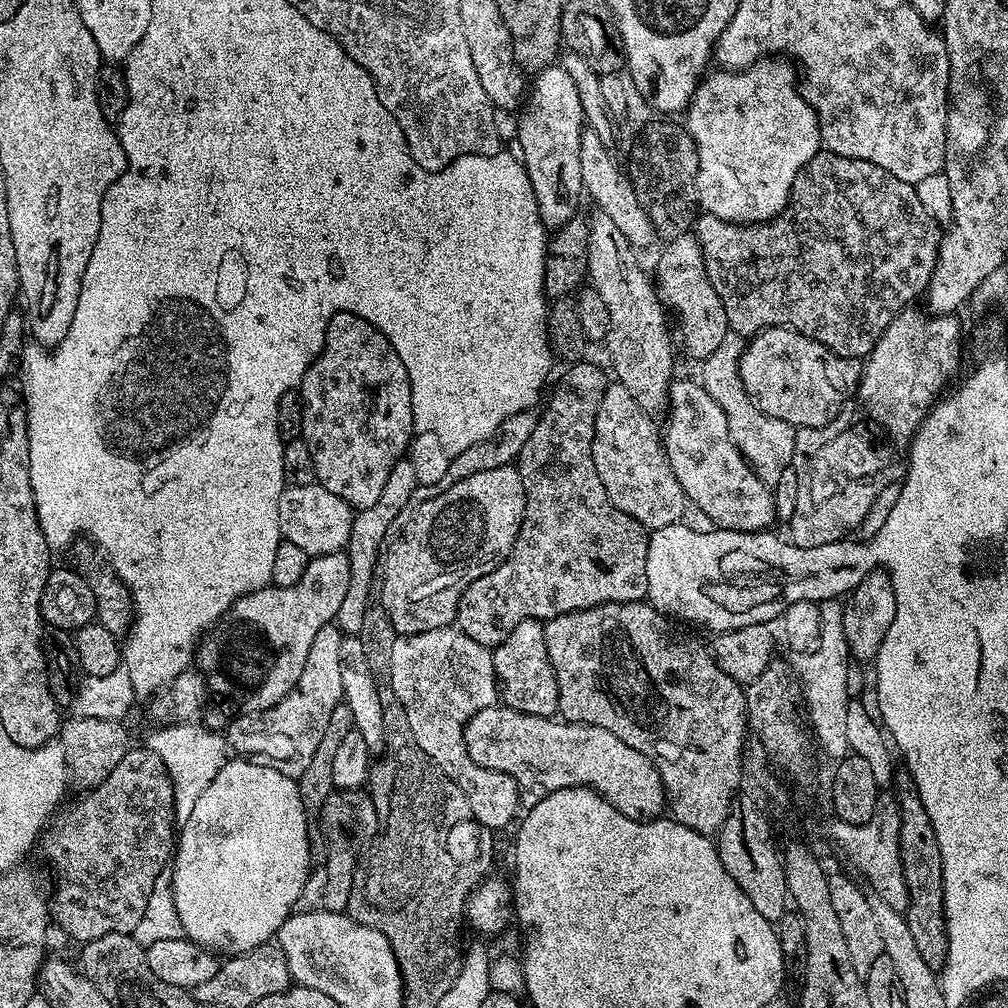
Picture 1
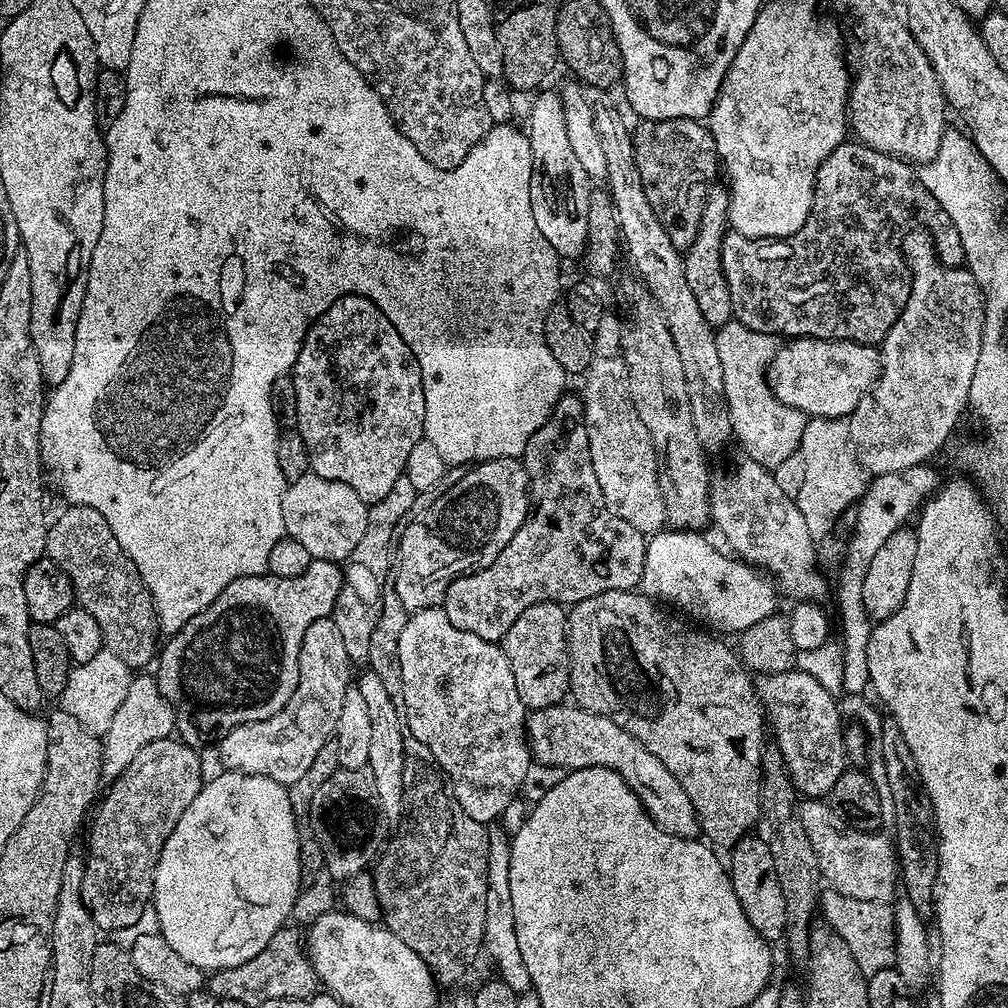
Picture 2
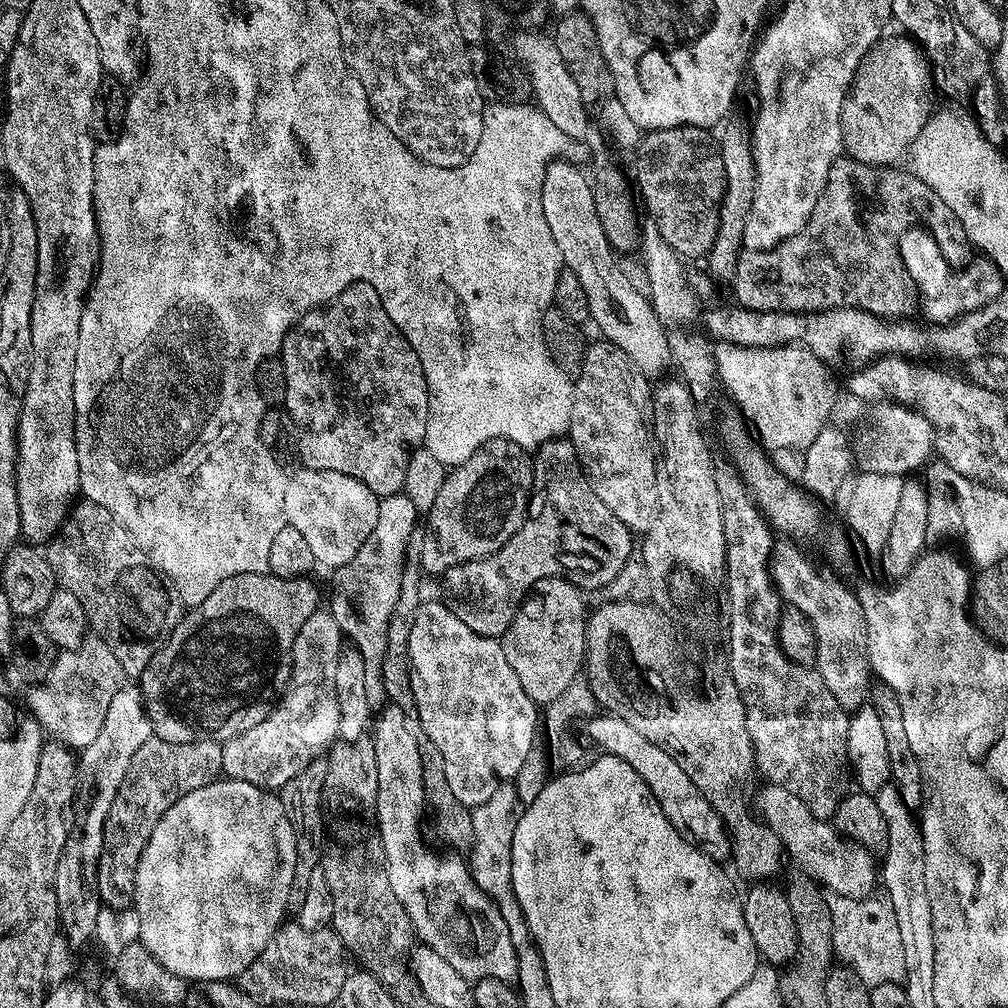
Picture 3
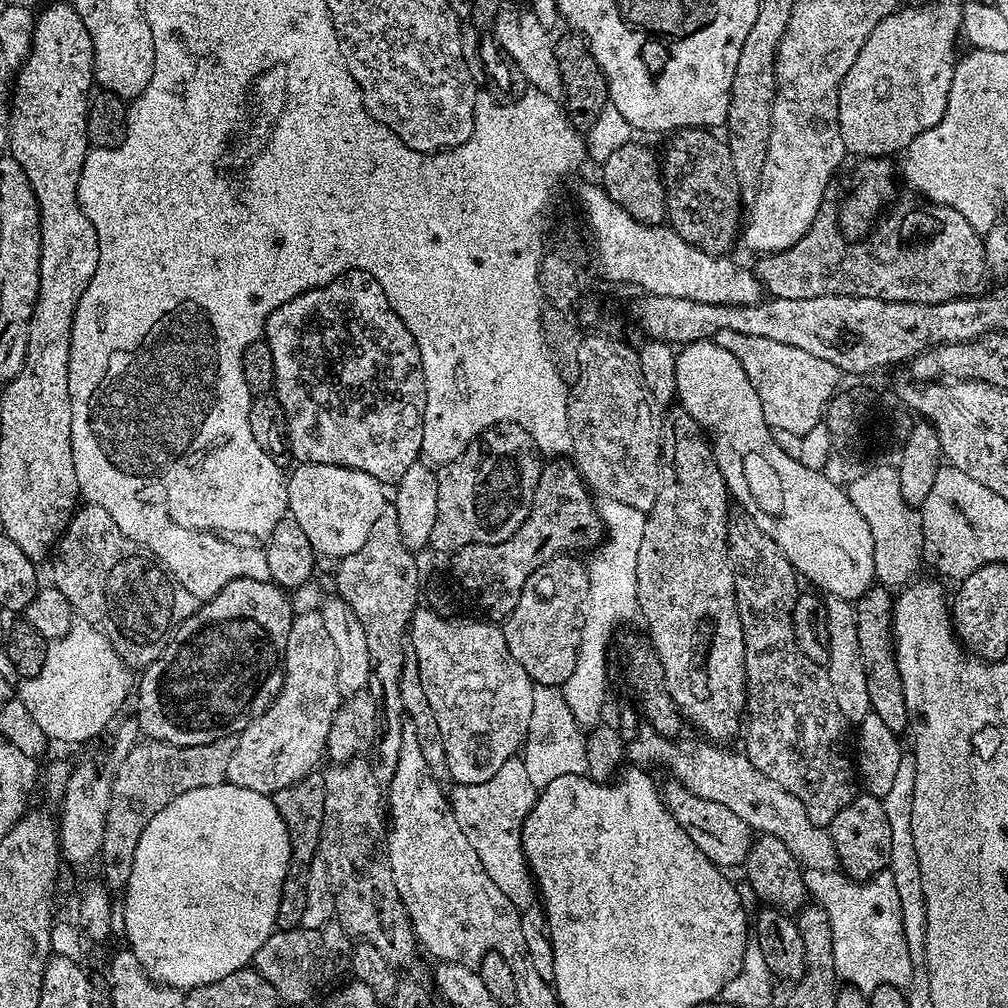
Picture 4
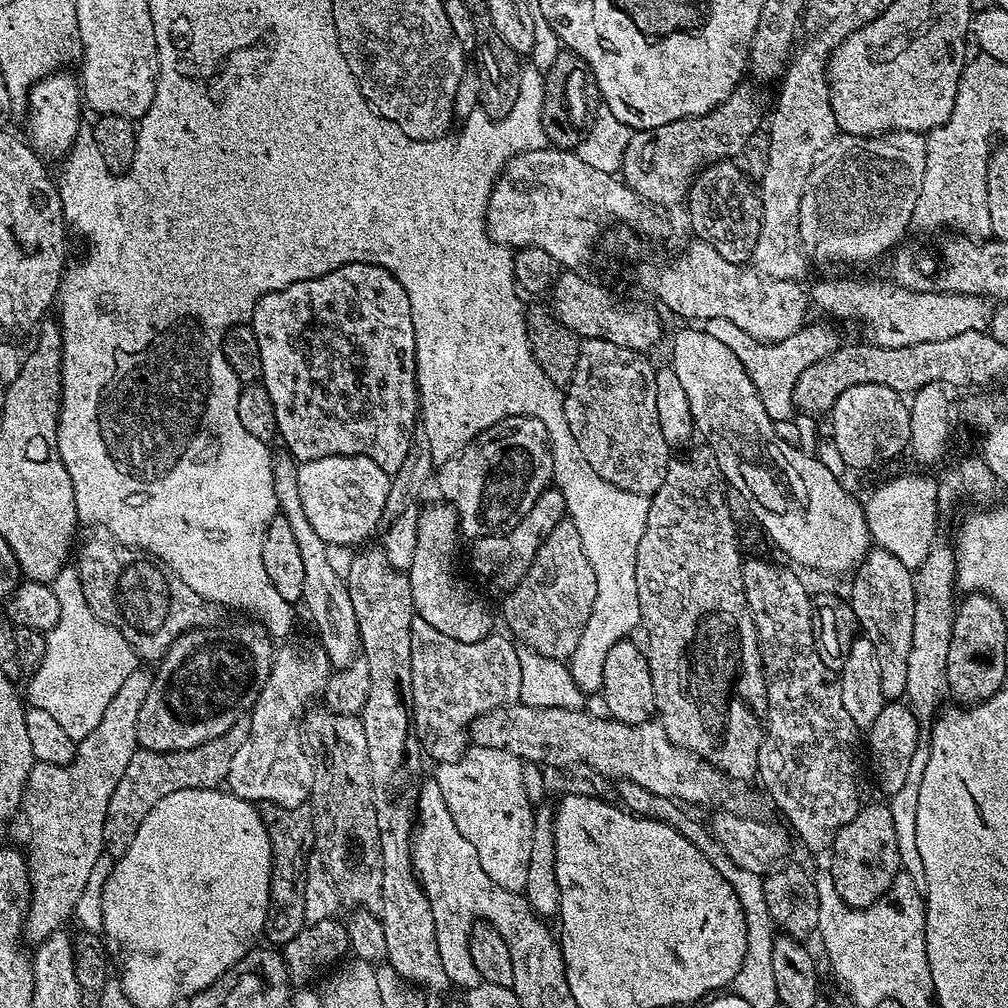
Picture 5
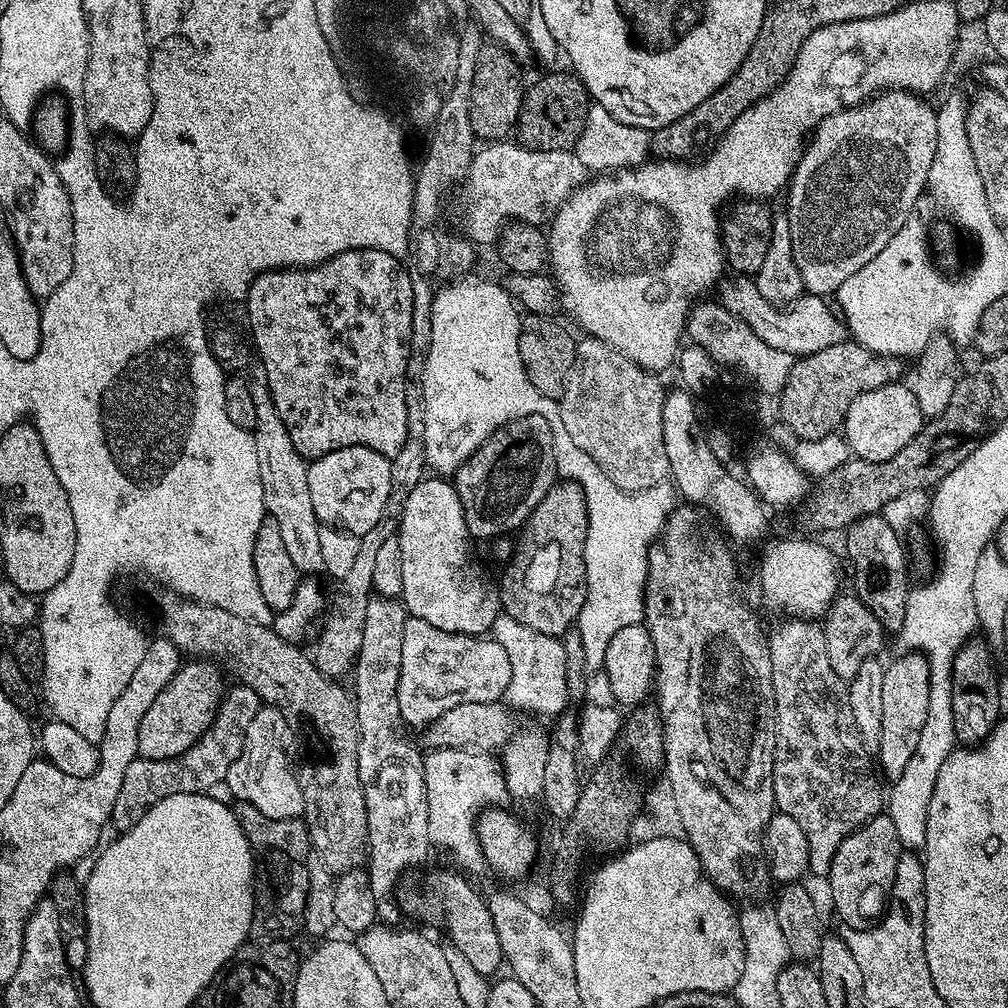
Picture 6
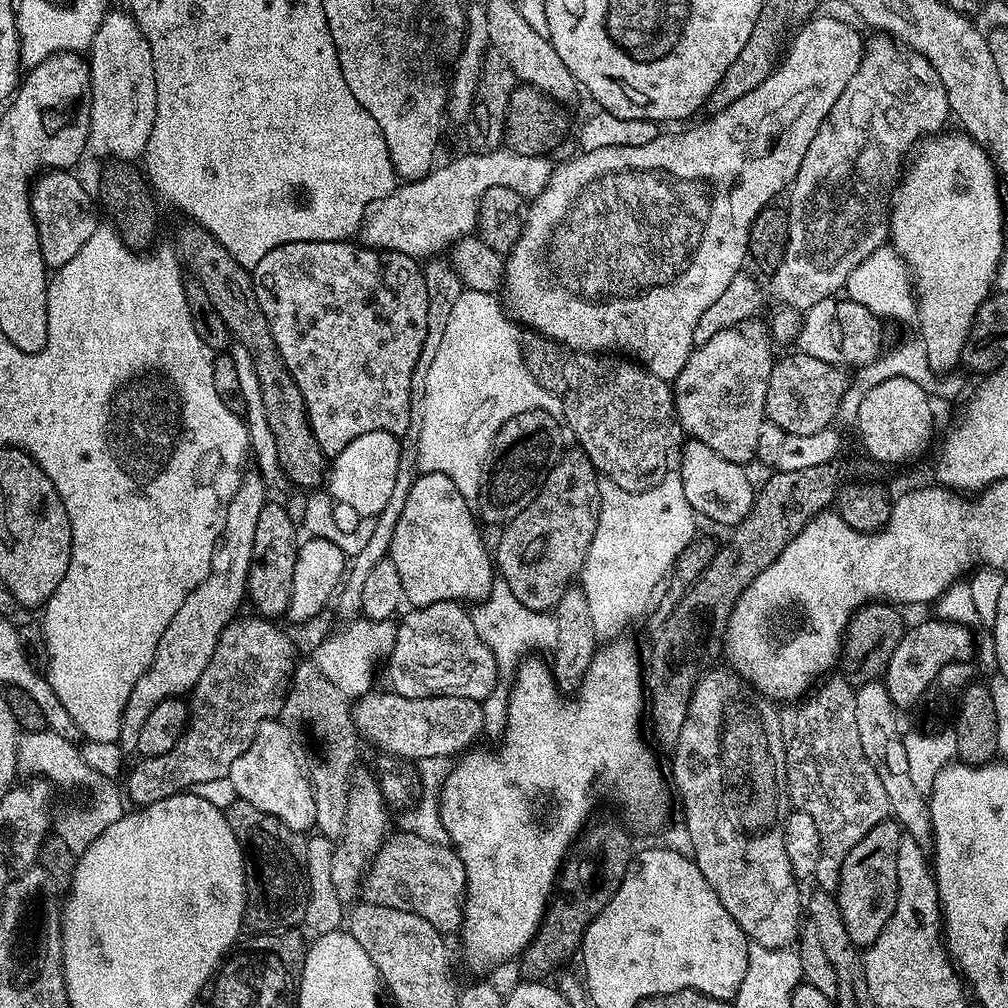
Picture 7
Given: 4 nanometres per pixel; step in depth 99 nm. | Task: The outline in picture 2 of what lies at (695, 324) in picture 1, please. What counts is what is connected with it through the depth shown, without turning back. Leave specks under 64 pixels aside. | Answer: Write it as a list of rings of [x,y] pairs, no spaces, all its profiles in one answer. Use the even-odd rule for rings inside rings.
[[[713,187],[705,198],[705,208],[702,210],[701,224],[694,237],[694,242],[683,253],[684,274],[690,290],[694,292],[694,299],[698,302],[698,310],[713,330],[721,328],[733,319],[730,290],[726,286],[724,271],[720,262],[722,252],[722,238],[729,231],[728,223],[728,193],[723,187]]]

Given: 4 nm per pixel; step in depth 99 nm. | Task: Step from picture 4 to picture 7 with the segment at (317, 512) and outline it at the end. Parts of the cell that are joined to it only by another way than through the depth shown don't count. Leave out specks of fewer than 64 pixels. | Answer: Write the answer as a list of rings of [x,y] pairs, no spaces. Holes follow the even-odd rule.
[[[382,430],[362,434],[362,438],[354,438],[350,446],[331,457],[326,473],[327,493],[337,505],[345,504],[350,511],[357,512],[357,517],[378,517],[386,502],[390,502],[390,494],[394,494],[401,447],[401,437]]]

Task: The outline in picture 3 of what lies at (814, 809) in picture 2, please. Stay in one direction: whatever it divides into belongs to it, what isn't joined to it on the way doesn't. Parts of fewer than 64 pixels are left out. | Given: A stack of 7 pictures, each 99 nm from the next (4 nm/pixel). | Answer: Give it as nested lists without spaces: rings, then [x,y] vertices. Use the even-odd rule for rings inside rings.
[[[765,784],[755,804],[758,815],[770,826],[770,830],[774,830],[774,834],[778,834],[791,863],[793,860],[803,875],[812,877],[817,884],[836,894],[860,894],[863,888],[872,888],[875,884],[877,887],[878,864],[872,861],[875,860],[873,853],[859,848],[851,840],[845,840],[829,821],[819,820],[810,814],[806,802],[790,794],[790,790],[780,784]]]

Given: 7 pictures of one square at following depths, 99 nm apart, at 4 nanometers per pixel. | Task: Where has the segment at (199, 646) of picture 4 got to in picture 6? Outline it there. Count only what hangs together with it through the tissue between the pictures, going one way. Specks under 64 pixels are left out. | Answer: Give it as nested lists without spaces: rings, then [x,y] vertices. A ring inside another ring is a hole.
[[[196,658],[193,664],[188,662],[181,663],[180,669],[166,682],[162,694],[154,698],[154,703],[150,705],[150,710],[146,710],[146,715],[138,726],[138,757],[142,760],[165,760],[174,758],[202,734],[214,722],[216,712],[220,708],[221,699],[226,691],[224,676],[215,668],[214,665],[208,664],[207,659]]]

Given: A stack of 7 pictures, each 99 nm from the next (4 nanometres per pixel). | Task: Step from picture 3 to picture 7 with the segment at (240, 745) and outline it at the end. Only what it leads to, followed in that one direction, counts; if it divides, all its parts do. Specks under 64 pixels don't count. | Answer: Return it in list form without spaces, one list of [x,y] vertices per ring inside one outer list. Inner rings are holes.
[[[279,719],[268,720],[256,731],[246,754],[242,754],[242,758],[238,758],[234,766],[230,766],[226,780],[227,783],[232,783],[239,799],[278,818],[290,830],[304,834],[316,823],[312,784],[298,759],[292,735]]]

